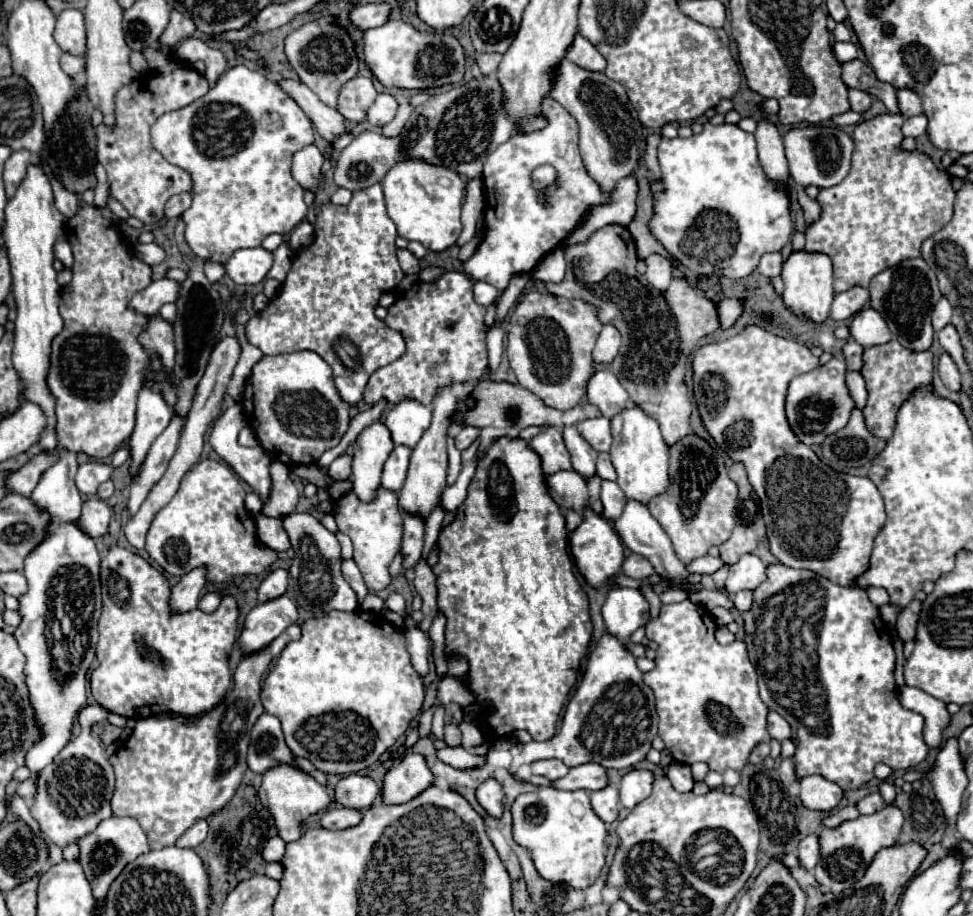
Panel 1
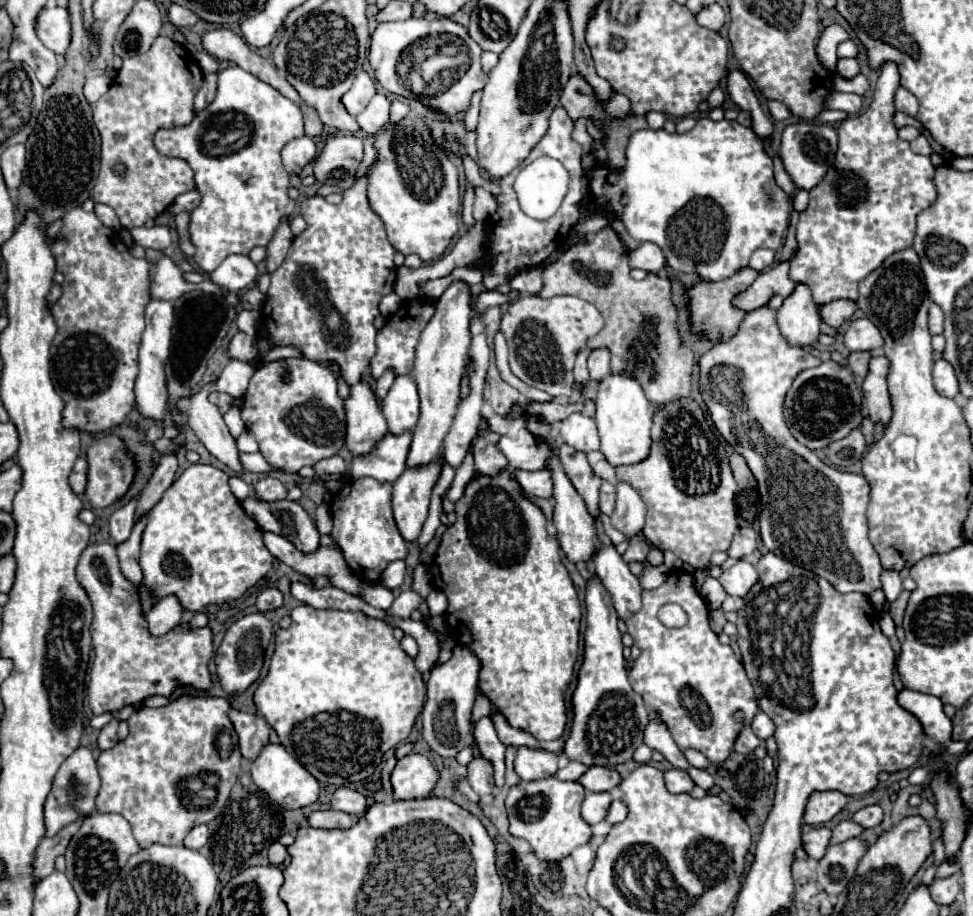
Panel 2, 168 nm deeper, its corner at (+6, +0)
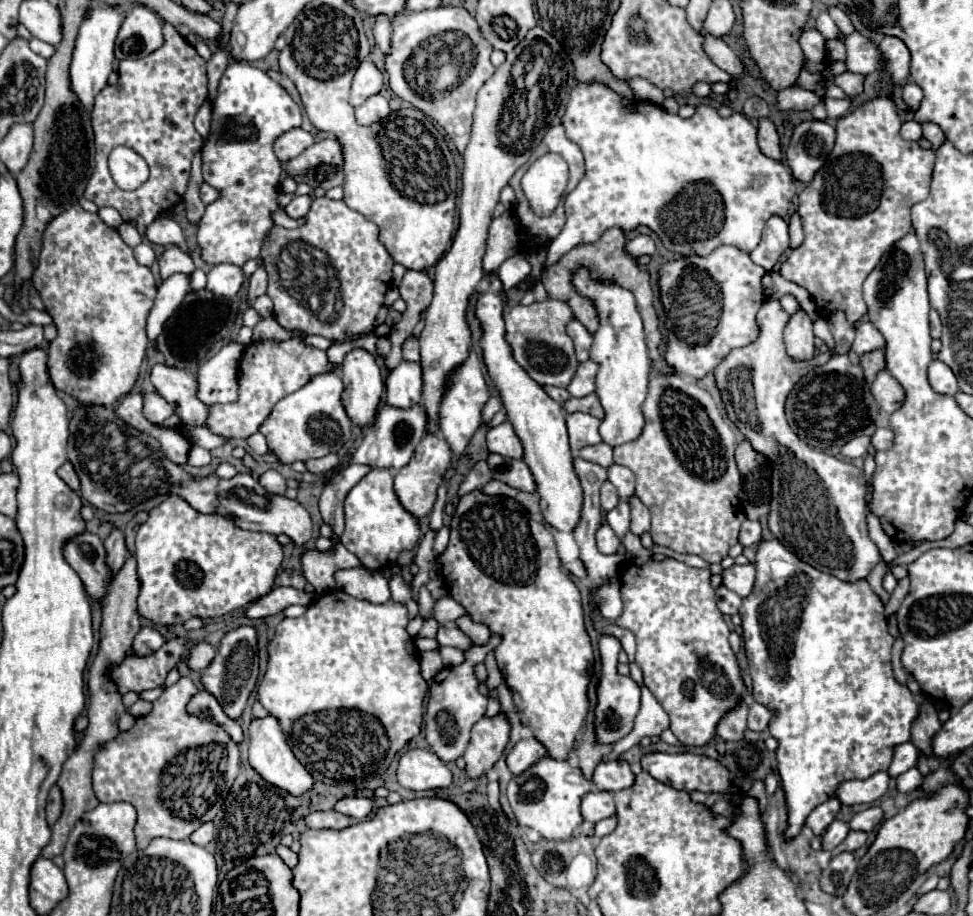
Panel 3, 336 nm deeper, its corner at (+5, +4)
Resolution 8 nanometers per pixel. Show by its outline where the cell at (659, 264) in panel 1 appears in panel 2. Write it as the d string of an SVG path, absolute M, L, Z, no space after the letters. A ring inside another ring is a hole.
M643 242L629 252L629 266L657 274L665 266L665 256L657 244Z

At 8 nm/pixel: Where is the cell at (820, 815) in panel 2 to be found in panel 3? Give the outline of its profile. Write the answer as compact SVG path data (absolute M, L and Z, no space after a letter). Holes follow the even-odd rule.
M836 796L828 798L824 804L816 806L816 808L810 812L810 816L806 818L806 826L812 828L812 832L814 832L816 836L820 836L822 830L826 830L826 826L830 826L830 822L832 822L834 816L838 814L840 806L842 806L842 804L838 802Z

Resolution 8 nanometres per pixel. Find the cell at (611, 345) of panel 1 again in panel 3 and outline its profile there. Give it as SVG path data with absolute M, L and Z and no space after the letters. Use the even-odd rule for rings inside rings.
M594 360L582 362L574 374L574 380L568 386L570 396L586 396L586 394L594 392L596 372L598 372L598 364Z

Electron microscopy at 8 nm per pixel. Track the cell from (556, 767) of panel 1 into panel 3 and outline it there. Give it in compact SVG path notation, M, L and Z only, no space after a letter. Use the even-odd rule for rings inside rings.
M528 738L528 740L520 740L512 752L506 758L506 764L510 768L512 774L522 774L526 772L530 766L534 766L540 758L546 758L548 750L536 740L536 738Z

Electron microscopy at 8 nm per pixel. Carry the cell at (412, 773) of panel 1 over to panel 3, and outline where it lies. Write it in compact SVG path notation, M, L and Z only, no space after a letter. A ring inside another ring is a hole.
M408 750L400 756L396 770L398 784L408 790L448 788L452 774L448 766L432 750Z

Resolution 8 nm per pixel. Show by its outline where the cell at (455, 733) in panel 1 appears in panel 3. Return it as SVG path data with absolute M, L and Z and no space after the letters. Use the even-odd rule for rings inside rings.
M493 635L486 644L472 644L468 650L464 650L464 662L446 668L446 678L440 682L432 682L430 686L430 700L424 716L424 732L426 742L436 752L436 756L444 762L456 760L464 754L466 744L470 740L472 726L484 716L488 698L480 694L478 686L480 680L476 678L476 666L484 662L484 658L492 652L497 644L501 642L500 636Z

